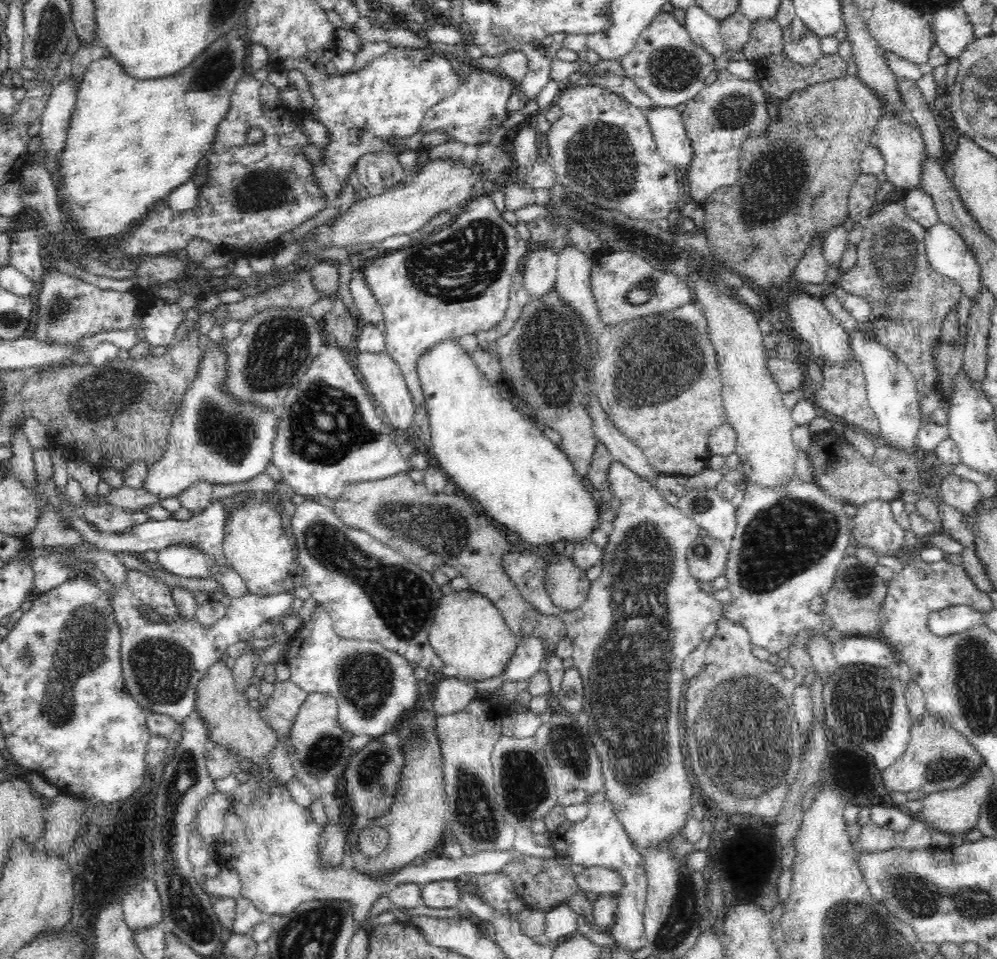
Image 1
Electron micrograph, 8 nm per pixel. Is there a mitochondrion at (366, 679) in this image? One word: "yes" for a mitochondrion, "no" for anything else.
yes

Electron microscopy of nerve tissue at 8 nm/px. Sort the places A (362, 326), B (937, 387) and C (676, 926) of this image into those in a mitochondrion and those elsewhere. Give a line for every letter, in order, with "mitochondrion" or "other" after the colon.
A: other
B: other
C: mitochondrion

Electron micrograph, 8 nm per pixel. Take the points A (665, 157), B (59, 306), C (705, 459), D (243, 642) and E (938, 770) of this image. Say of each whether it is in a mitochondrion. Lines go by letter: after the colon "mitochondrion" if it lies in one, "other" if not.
A: other
B: mitochondrion
C: other
D: other
E: mitochondrion

